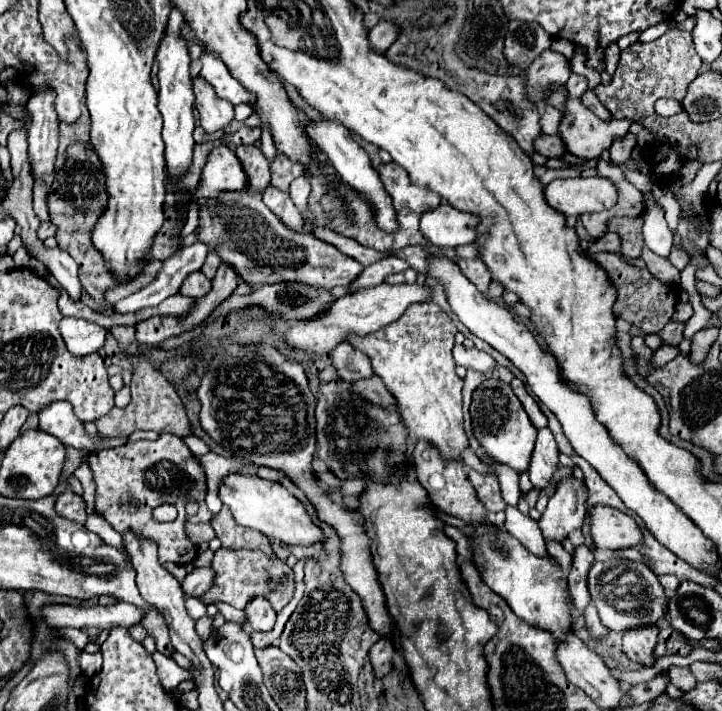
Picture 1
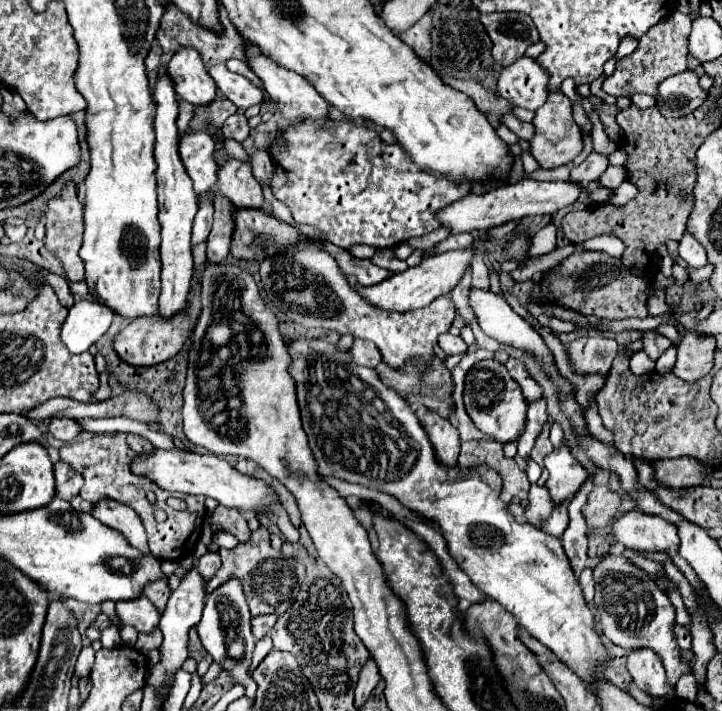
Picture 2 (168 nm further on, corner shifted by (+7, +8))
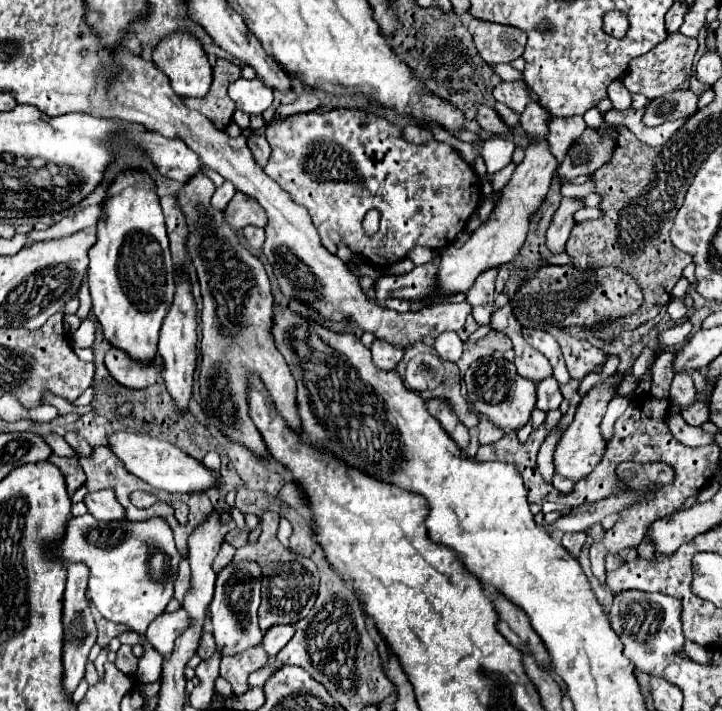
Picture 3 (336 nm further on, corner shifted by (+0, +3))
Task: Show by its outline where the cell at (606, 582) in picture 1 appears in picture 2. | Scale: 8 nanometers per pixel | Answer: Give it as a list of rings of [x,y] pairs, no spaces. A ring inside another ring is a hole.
[[[603,555],[599,557],[601,561],[593,569],[593,577],[597,581],[597,593],[595,593],[595,605],[597,605],[597,615],[601,623],[603,635],[627,649],[653,649],[665,667],[669,683],[677,683],[677,679],[685,673],[693,673],[691,663],[683,659],[681,649],[675,639],[675,609],[669,601],[669,597],[649,579],[645,571],[639,567],[631,565],[625,557],[621,555]]]

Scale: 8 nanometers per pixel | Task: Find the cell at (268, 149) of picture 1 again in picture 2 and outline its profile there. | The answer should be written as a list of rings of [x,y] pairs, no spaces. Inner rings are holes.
[[[230,59],[226,62],[226,66],[230,71],[241,74],[249,79],[249,81],[253,81],[255,85],[261,85],[261,83],[257,83],[257,77],[255,77],[255,74],[247,67],[245,62],[237,59]]]

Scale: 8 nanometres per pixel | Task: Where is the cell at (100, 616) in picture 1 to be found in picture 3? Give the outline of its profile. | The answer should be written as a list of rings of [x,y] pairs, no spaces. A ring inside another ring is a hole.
[[[182,610],[162,612],[148,626],[148,642],[162,656],[170,656],[172,648],[174,648],[174,640],[184,632],[186,626],[188,626],[188,614],[186,612],[182,612]]]

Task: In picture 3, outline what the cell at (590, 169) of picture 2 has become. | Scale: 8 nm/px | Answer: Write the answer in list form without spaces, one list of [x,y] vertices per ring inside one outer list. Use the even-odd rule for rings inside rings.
[[[572,196],[572,198],[562,198],[560,208],[556,210],[552,224],[548,228],[546,234],[546,244],[552,252],[564,252],[564,244],[570,236],[570,230],[574,226],[574,212],[584,208],[584,200],[580,196]]]

